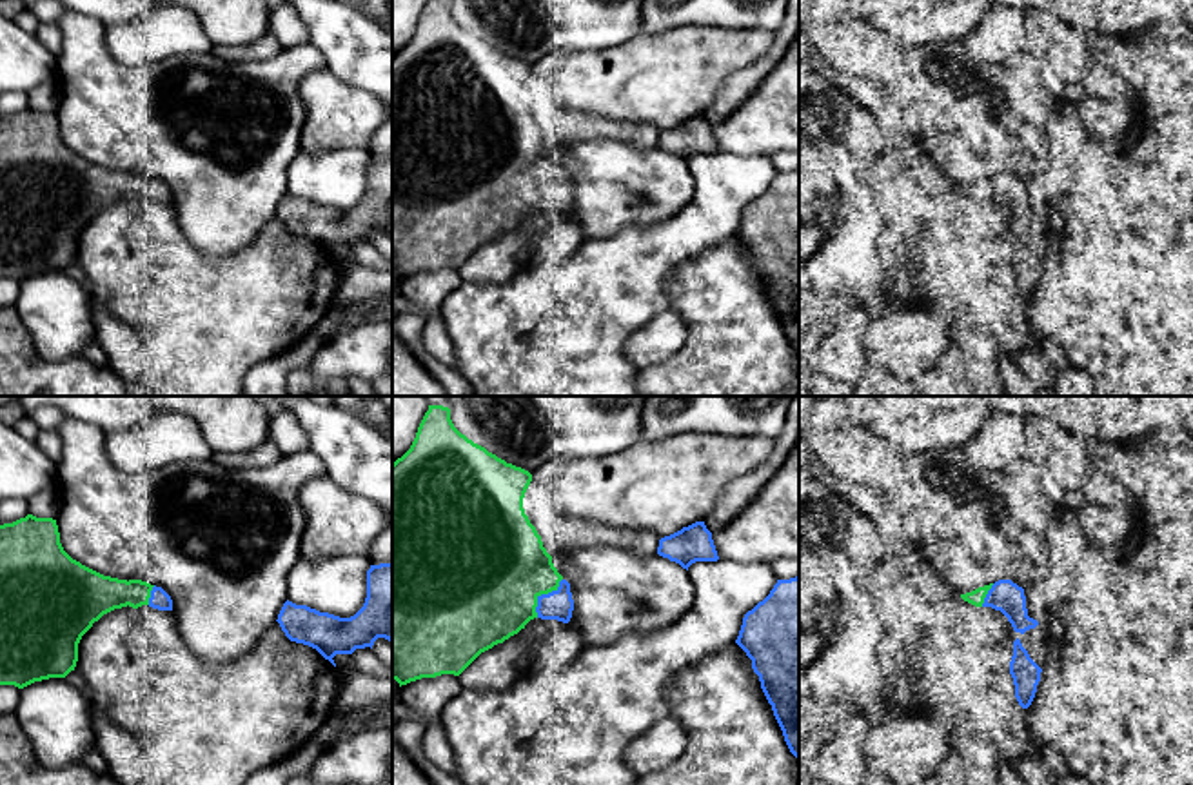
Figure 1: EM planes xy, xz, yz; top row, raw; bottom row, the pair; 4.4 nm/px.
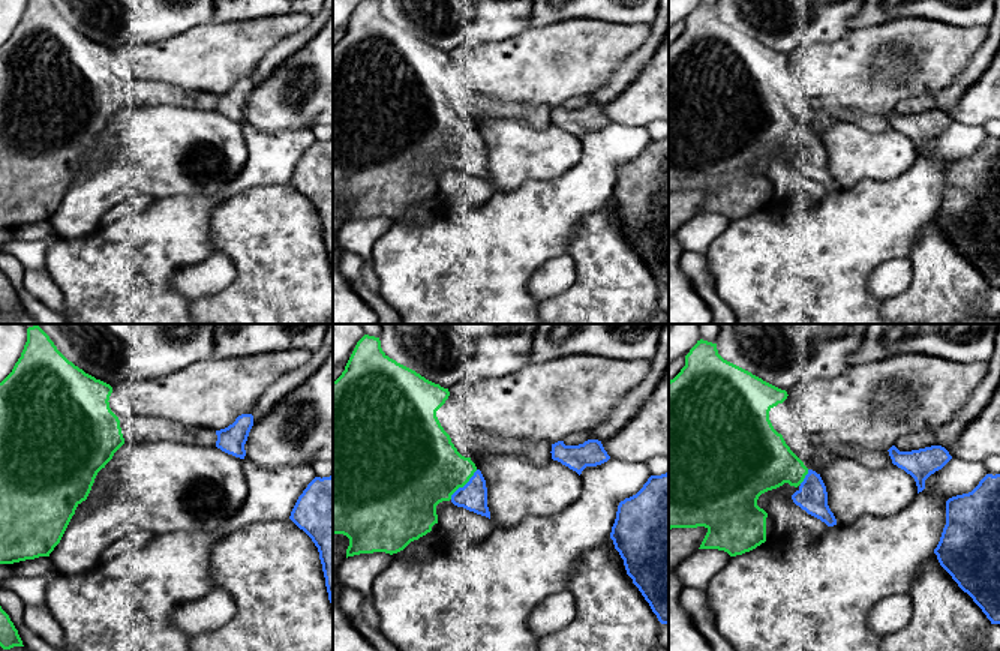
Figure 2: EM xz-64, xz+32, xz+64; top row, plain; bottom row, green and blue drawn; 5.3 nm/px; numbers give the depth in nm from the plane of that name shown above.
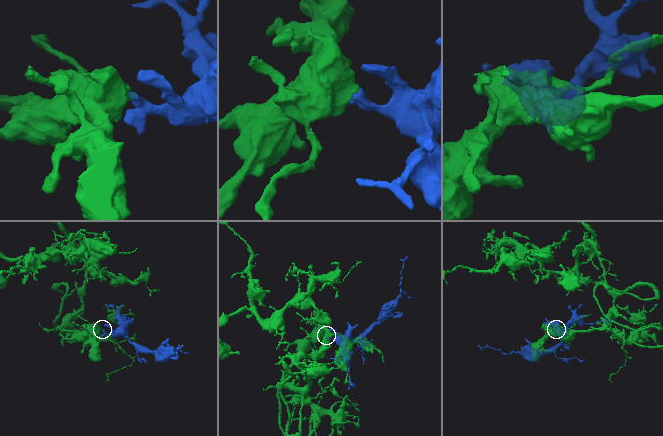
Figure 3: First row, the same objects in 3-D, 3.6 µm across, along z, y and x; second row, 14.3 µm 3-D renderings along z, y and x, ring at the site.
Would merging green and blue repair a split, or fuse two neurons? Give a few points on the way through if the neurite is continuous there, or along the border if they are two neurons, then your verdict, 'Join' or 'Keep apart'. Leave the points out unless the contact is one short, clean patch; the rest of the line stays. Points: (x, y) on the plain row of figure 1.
Join

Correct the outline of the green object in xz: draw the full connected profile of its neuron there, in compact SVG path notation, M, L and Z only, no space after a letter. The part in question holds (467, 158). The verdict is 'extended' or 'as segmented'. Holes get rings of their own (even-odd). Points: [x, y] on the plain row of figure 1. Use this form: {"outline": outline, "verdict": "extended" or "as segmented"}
{"outline": "M429 0L410 42L392 56L392 273L399 280L421 271L459 269L481 245L518 227L534 211L570 214L574 204L570 176L554 160L552 149L523 102L530 75L528 64L507 56L461 27L450 13L449 0Z", "verdict": "extended"}

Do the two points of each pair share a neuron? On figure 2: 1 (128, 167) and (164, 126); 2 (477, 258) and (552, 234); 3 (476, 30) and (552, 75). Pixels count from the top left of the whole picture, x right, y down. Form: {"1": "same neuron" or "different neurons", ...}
{"1": "same neuron", "2": "same neuron", "3": "different neurons"}

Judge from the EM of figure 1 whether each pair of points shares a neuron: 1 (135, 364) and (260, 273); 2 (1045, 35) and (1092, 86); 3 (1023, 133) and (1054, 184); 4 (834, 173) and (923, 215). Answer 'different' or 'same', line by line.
1: different
2: same
3: different
4: different

